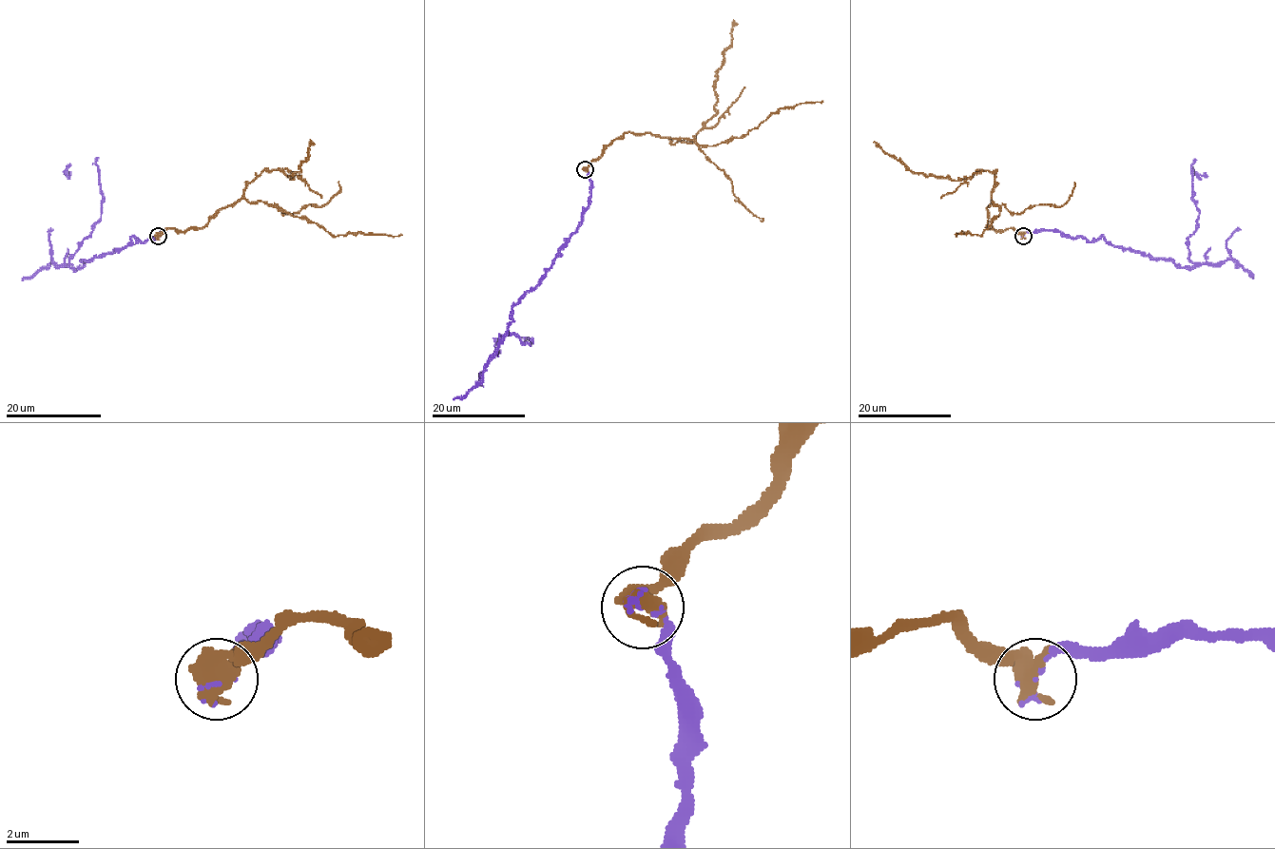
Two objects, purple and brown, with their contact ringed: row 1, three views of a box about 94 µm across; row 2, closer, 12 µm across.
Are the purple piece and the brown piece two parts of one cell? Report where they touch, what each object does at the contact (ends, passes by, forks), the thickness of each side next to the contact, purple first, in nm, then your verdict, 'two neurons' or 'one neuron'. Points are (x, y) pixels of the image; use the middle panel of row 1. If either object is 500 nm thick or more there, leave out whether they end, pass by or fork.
place (585, 169); calibres 90 and 500 nm; one neuron

